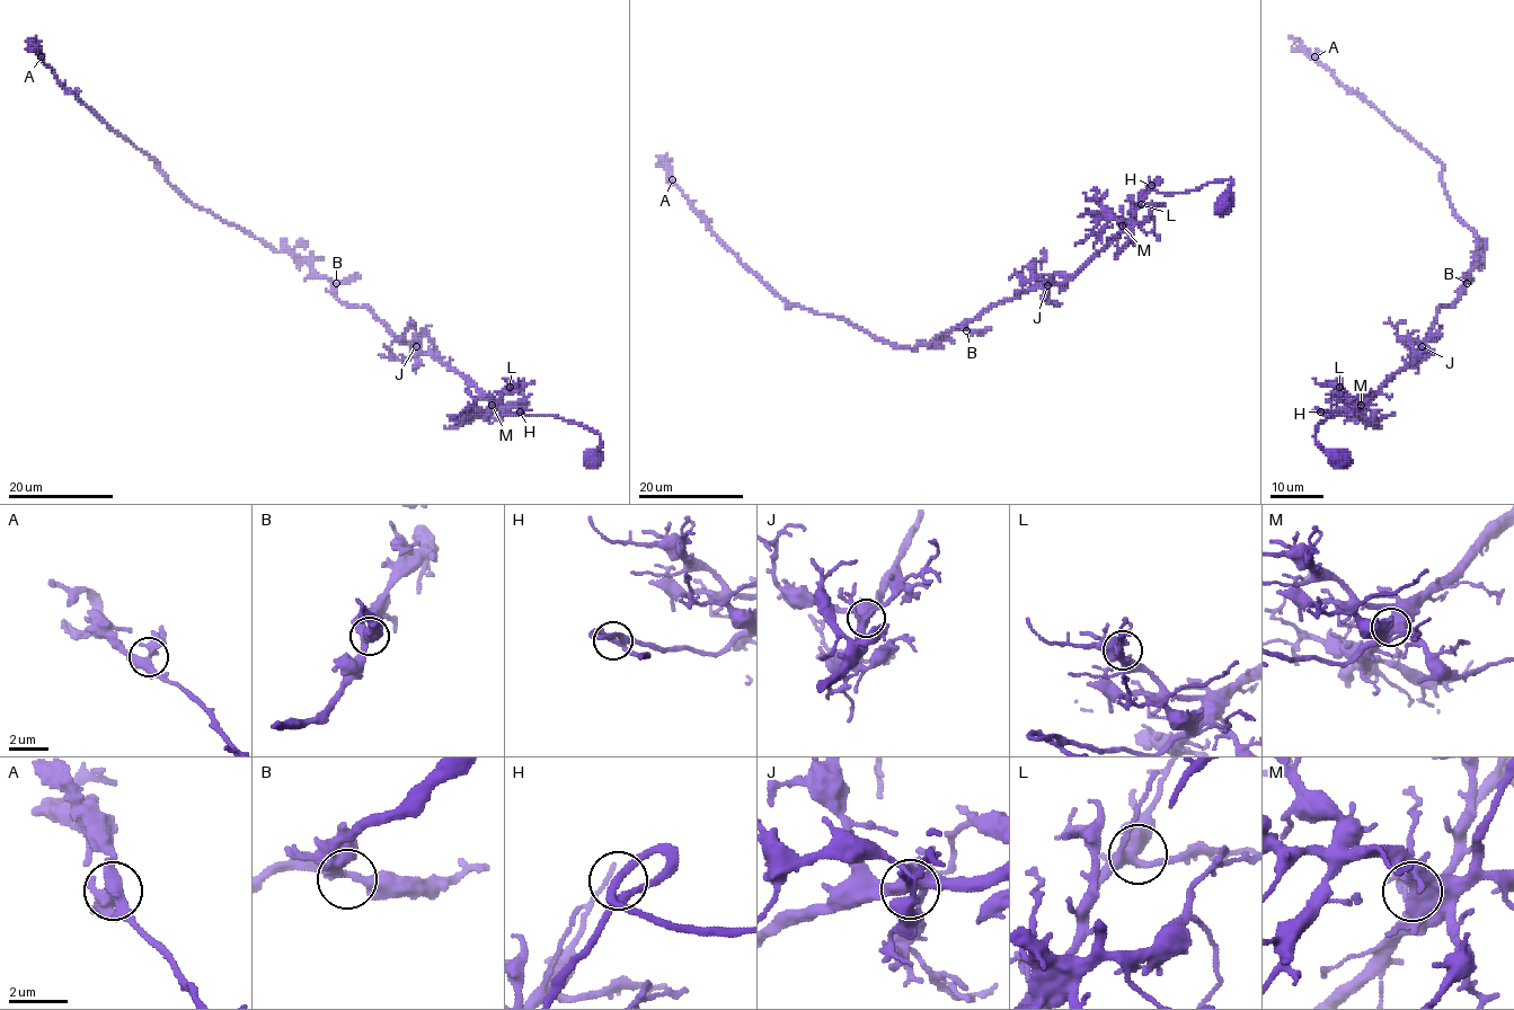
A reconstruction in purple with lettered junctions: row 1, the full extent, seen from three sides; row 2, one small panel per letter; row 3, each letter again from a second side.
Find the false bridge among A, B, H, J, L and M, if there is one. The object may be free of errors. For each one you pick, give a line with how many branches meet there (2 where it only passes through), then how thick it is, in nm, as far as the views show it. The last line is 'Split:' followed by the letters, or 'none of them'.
Split: none of them

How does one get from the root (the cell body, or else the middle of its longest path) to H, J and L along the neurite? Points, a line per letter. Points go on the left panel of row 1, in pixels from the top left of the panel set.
H: (591, 458), (601, 446), (596, 433), (555, 416), (522, 416), (520, 412)
J: (591, 458), (601, 446), (596, 433), (555, 416), (522, 416), (518, 412), (504, 415), (462, 375), (416, 346)
L: (591, 458), (601, 446), (600, 435), (591, 431), (555, 416), (504, 415), (496, 401), (510, 387)

